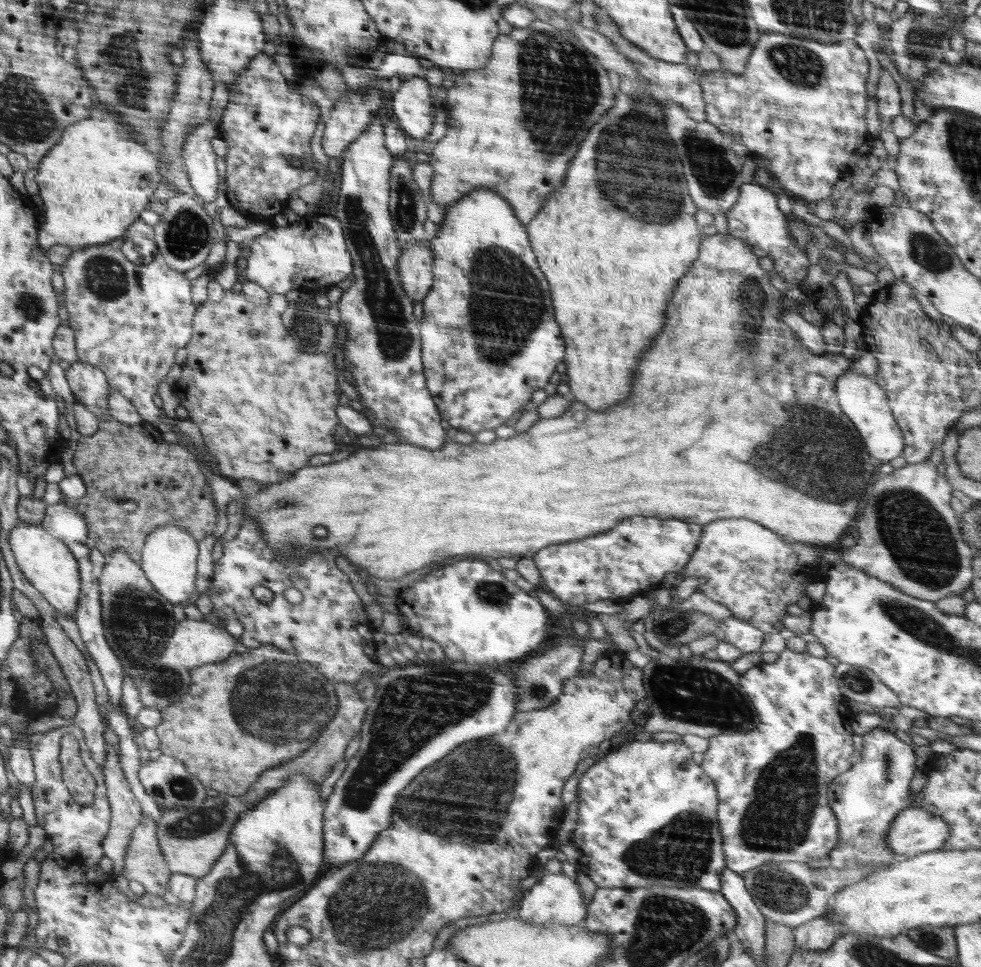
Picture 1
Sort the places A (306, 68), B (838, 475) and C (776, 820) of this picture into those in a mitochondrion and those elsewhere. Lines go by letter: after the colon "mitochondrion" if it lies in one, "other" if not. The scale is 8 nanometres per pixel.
A: other
B: mitochondrion
C: mitochondrion

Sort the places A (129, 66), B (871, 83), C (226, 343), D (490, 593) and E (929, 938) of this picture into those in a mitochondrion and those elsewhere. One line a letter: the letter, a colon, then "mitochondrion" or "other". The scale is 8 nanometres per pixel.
A: mitochondrion
B: other
C: other
D: mitochondrion
E: mitochondrion

